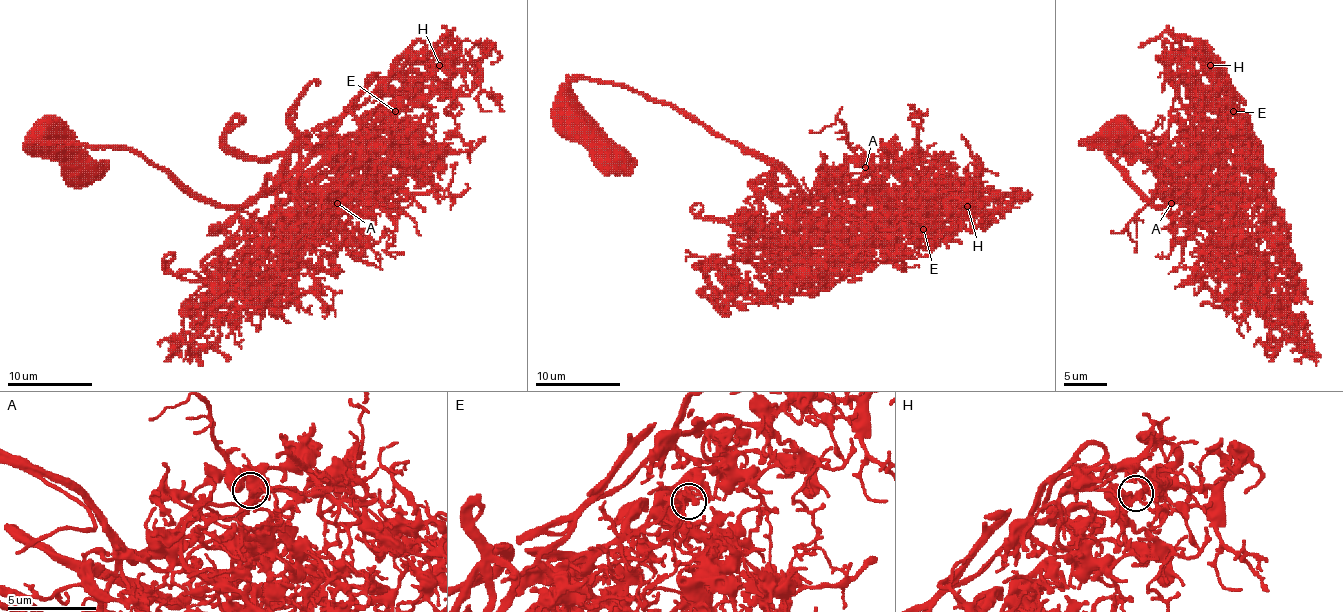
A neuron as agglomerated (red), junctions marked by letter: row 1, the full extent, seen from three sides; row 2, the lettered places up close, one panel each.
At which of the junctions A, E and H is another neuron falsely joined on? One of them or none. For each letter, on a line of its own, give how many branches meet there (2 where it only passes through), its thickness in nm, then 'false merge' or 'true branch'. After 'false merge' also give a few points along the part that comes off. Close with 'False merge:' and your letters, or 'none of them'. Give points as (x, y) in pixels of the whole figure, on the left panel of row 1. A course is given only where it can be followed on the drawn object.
A: 2 | 190 nm | true branch
E: 2 | 190 nm | true branch
H: 2 | 200 nm | true branch
False merge: none of them

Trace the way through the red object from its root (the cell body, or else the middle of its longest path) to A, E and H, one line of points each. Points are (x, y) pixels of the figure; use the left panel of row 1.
A: (44, 137), (141, 152), (222, 205), (247, 205), (292, 175), (305, 205), (331, 190), (337, 203)
E: (44, 137), (141, 152), (203, 197), (247, 205), (352, 109), (361, 128), (395, 111)
H: (44, 137), (49, 145), (42, 141), (141, 152), (203, 197), (247, 205), (299, 169), (386, 79), (440, 64)

